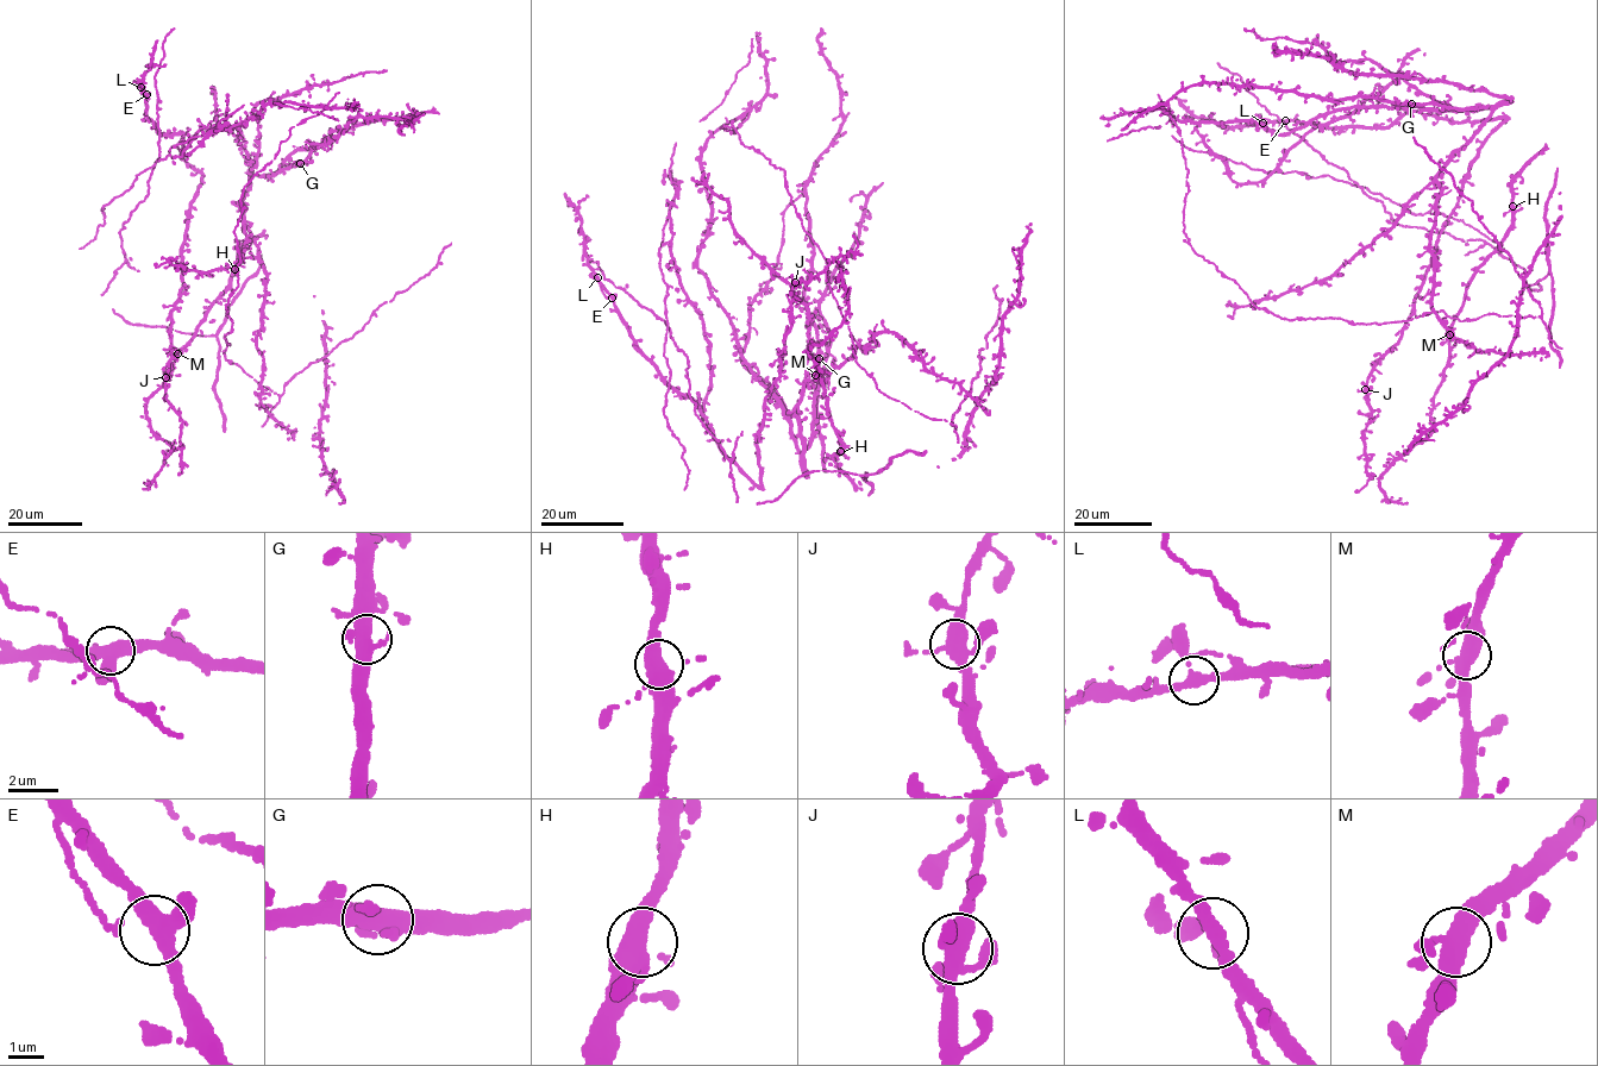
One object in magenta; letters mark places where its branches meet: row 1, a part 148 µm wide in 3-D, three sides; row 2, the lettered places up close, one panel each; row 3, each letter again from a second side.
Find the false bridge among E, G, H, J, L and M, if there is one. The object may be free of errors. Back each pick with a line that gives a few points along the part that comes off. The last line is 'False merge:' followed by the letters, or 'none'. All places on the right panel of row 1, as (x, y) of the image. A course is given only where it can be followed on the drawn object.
False merge: none

